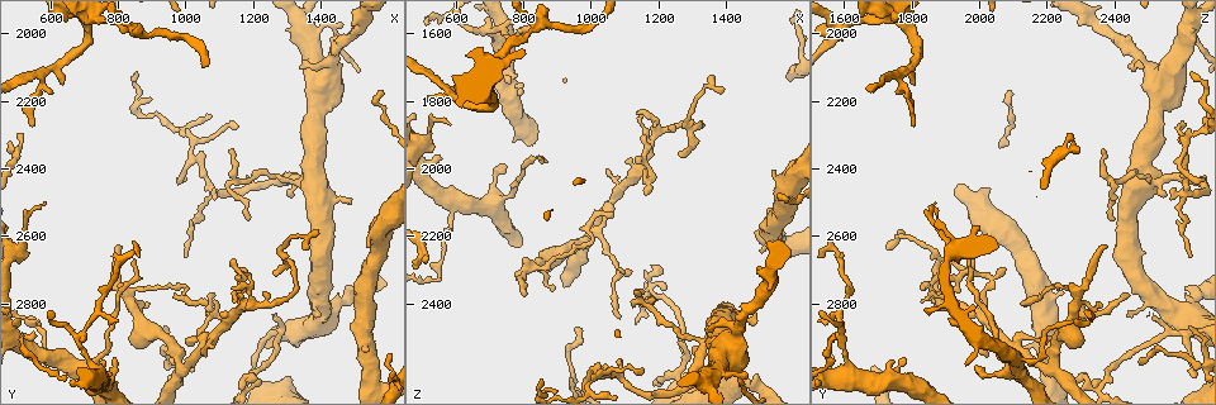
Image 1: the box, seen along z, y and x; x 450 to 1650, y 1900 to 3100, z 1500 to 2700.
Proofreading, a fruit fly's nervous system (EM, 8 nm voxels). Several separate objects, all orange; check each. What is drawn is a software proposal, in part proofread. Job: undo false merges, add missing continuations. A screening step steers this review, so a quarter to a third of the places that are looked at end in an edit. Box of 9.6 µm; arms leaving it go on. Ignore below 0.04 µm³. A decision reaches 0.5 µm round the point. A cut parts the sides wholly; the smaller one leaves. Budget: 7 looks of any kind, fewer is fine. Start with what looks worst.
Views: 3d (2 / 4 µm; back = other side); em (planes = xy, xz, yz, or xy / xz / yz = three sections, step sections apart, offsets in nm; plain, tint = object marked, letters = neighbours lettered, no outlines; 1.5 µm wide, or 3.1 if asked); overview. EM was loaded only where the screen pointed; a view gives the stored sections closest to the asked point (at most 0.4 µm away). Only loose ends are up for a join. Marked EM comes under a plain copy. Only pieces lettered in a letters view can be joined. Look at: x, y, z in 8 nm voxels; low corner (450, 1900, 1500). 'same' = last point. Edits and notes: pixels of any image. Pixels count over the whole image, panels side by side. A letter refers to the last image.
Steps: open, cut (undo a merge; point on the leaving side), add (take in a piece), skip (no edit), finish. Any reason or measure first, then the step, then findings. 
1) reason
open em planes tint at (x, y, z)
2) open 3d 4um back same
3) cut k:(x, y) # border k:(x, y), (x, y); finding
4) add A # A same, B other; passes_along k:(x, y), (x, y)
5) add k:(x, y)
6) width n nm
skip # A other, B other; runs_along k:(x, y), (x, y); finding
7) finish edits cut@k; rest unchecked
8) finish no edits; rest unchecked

sudden change in width
open em planes tint at (980, 2980, 2200)

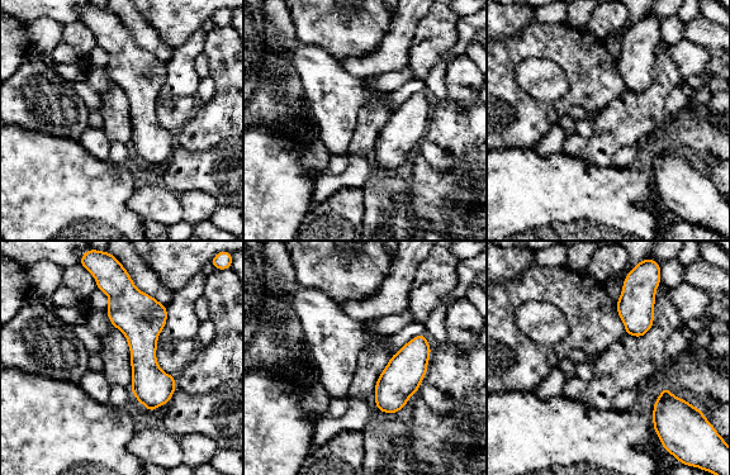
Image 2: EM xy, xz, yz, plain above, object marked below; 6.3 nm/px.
see the neighbours
open em planes letters same

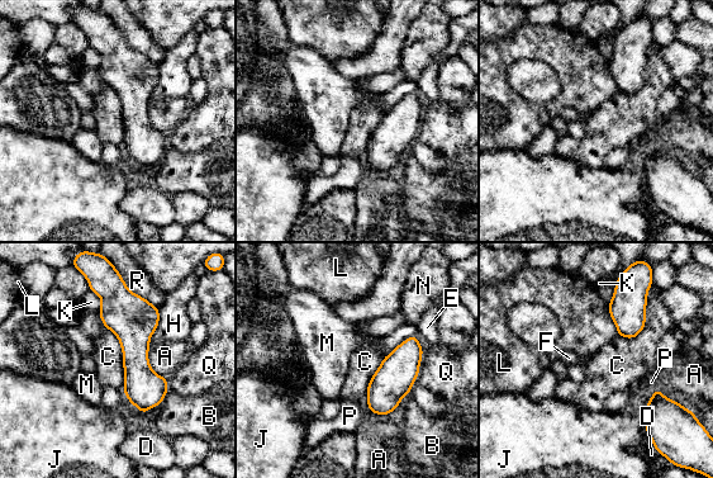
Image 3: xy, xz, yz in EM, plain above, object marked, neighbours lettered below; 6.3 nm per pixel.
width 170 nm
skip # A other, B other, C other, D other, E other, F other, H other, J other, K other, L other, M other, N other, P other, Q other, R other; border 3:(414, 334), (404, 339), (385, 356); one neuron here

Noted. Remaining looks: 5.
three arms meet
open 3d 2um at (830, 1990, 1590)

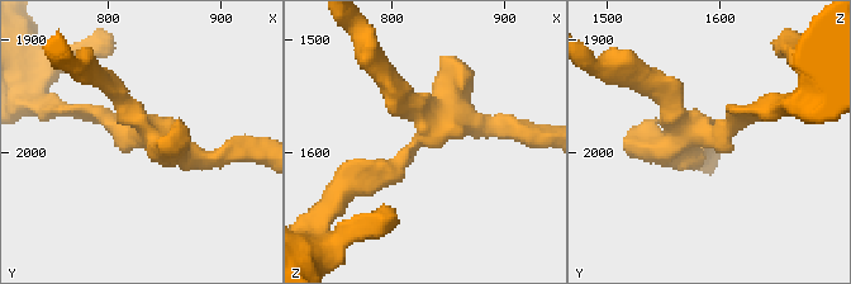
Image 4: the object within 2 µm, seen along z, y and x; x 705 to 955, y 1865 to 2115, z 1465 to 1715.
need the tissue
open em xz step 8 tint at (836, 1980, 1580)

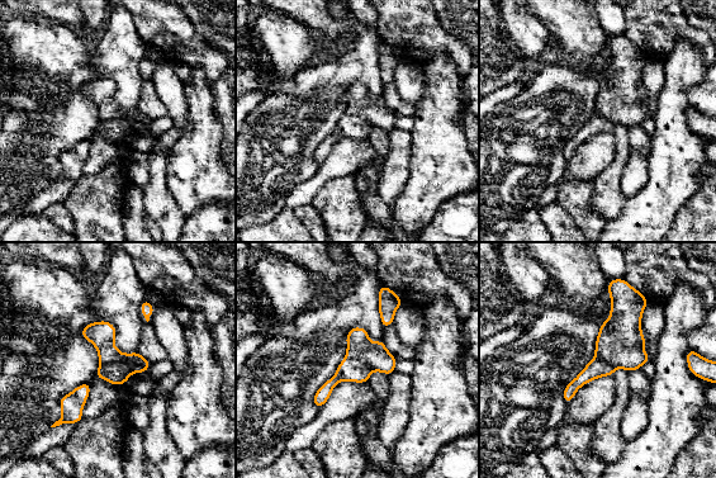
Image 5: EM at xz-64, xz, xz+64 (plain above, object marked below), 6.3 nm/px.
open em planes letters same

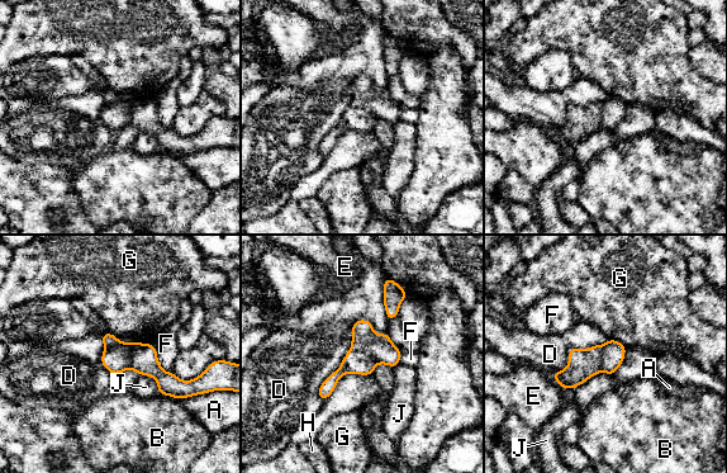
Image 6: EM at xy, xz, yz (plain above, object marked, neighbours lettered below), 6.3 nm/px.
width 190 nm; longest_contact D 600 nm
cut 6:(364, 339) # A other, B other, D other, E other, F other, G other, H other, J other; two neurons meet here

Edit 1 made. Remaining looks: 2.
see it whole again
open overview

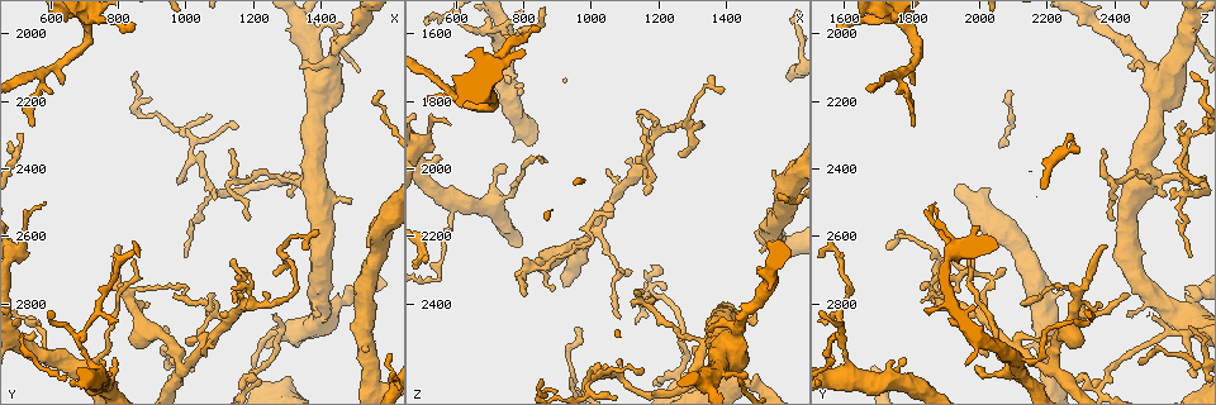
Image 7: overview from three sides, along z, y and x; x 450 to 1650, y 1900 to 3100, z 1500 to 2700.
thick end
open em planes letters at (1530, 2950, 2130)

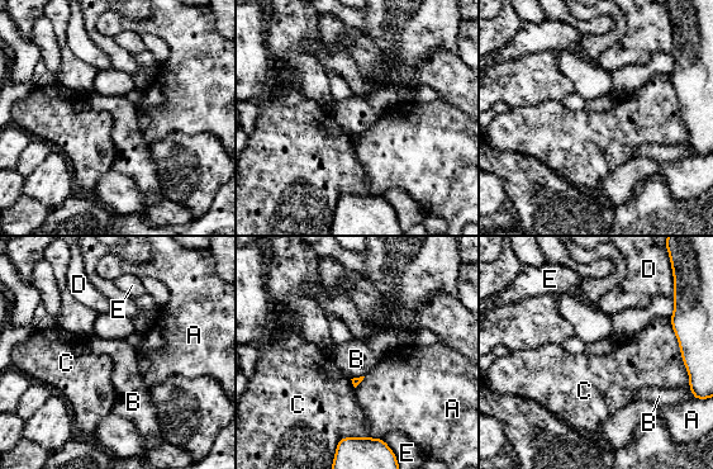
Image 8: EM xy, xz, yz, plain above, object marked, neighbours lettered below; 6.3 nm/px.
longest_contact C 460 nm
skip # A other, B other, C other, D other, E other; no lettered piece goes on from it

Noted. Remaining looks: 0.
finish edits cut@6; rest unchecked

